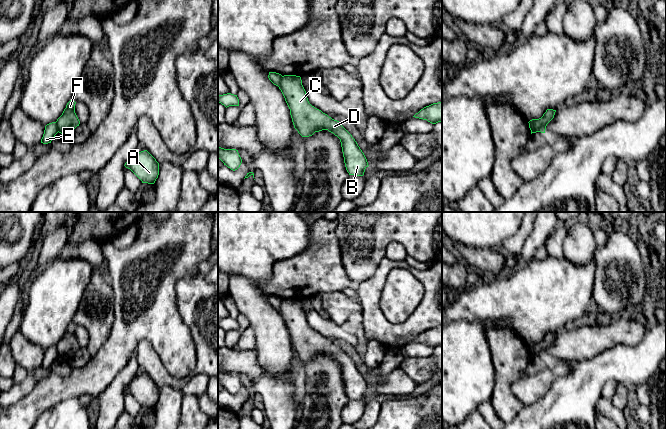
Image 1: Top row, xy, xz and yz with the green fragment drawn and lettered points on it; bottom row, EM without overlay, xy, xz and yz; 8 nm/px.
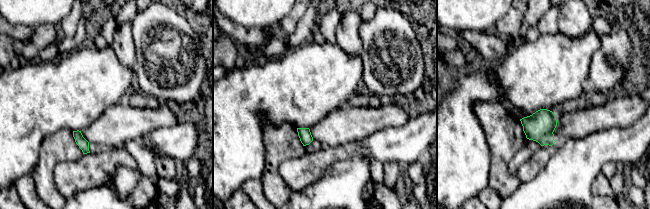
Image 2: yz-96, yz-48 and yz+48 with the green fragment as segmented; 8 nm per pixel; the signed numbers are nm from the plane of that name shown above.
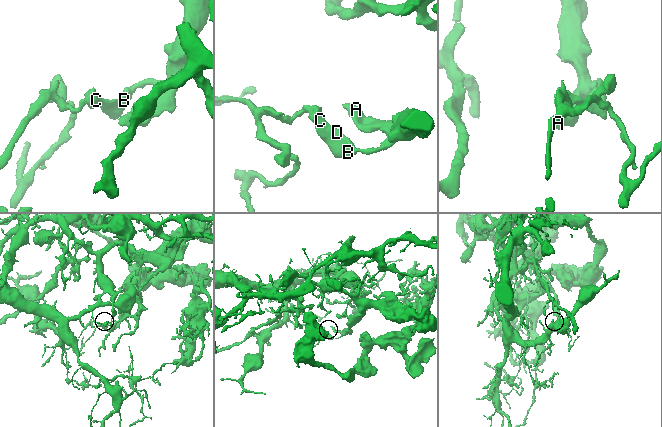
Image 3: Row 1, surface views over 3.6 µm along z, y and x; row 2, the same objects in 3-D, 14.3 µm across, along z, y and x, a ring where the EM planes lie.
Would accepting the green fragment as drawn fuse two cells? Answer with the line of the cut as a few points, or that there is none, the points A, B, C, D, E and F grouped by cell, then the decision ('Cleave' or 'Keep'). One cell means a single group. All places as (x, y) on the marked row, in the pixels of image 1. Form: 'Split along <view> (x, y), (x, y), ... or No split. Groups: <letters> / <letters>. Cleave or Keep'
Split along xz (282, 76), (278, 86). Groups: A B C D F / E. Cleave

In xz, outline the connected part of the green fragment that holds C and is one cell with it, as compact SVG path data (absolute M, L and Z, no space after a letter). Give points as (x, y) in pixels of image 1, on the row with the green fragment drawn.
M284 75L278 87L290 109L292 122L298 133L302 137L312 136L322 130L333 133L340 139L344 163L349 175L363 176L369 166L364 153L341 122L332 119L309 103L301 77Z

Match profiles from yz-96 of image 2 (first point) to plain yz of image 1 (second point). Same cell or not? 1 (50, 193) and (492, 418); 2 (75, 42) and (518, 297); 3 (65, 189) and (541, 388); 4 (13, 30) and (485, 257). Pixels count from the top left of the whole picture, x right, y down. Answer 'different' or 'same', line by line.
1: different
2: different
3: same
4: same

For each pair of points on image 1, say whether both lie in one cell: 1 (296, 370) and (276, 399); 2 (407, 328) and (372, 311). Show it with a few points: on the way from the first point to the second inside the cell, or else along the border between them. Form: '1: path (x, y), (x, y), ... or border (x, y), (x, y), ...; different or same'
1: path (291, 377), (279, 392); same
2: path (398, 328), (388, 328), (380, 320); same

